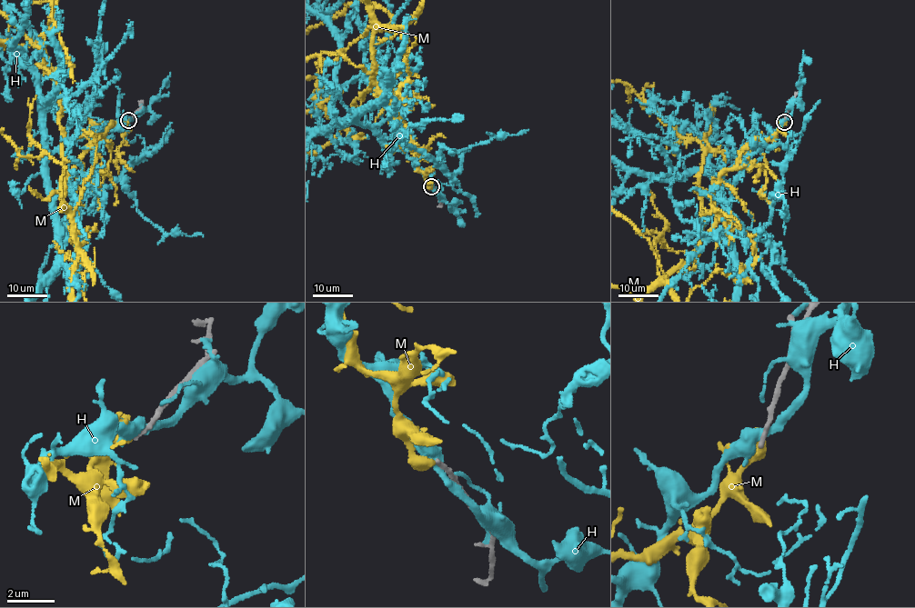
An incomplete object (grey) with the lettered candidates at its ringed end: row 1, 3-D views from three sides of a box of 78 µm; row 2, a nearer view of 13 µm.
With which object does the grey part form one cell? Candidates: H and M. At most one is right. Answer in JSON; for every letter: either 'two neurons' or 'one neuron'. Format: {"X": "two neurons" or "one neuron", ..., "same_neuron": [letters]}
{"H": "two neurons", "M": "two neurons", "same_neuron": []}

